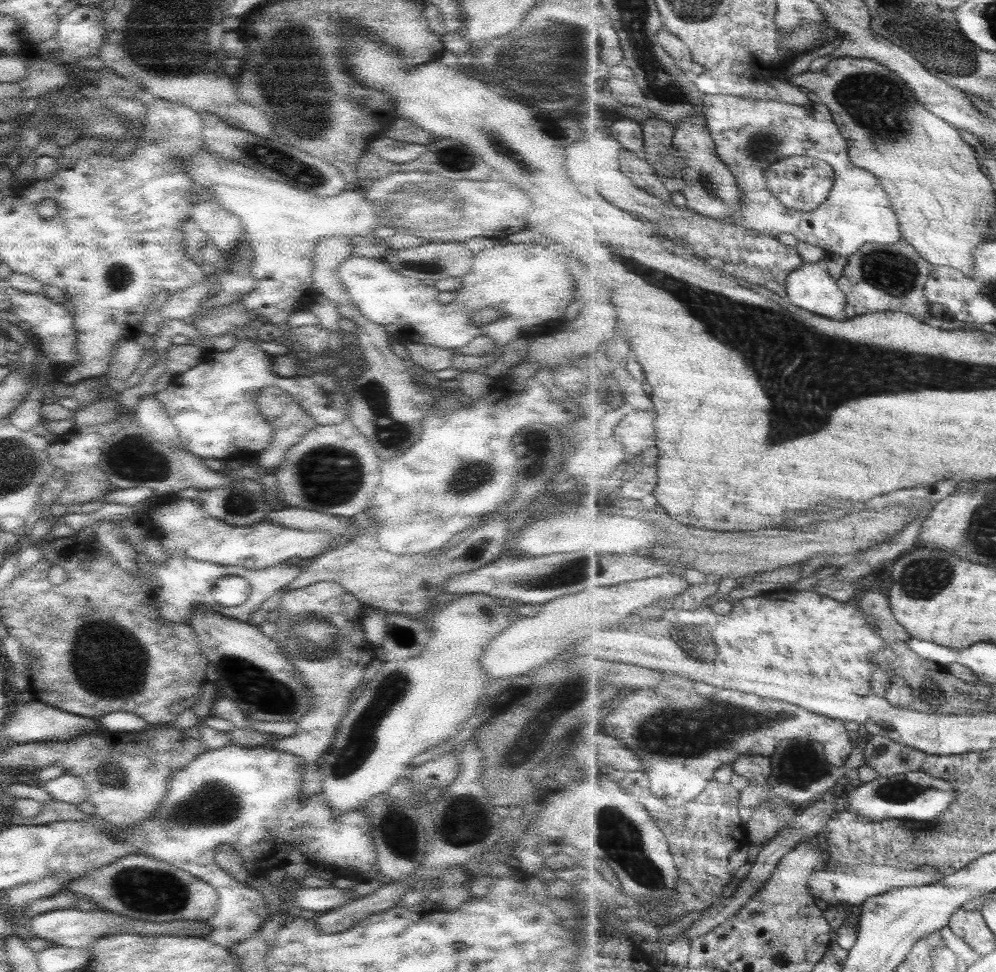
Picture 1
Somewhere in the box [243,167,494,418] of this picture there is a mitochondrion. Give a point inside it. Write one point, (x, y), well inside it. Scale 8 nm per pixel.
(428, 267)

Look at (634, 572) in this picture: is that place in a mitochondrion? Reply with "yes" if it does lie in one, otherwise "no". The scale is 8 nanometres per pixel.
no

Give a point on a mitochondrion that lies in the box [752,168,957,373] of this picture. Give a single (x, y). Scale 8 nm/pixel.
(896, 274)

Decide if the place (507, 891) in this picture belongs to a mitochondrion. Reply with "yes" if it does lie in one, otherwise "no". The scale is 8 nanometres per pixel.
no

